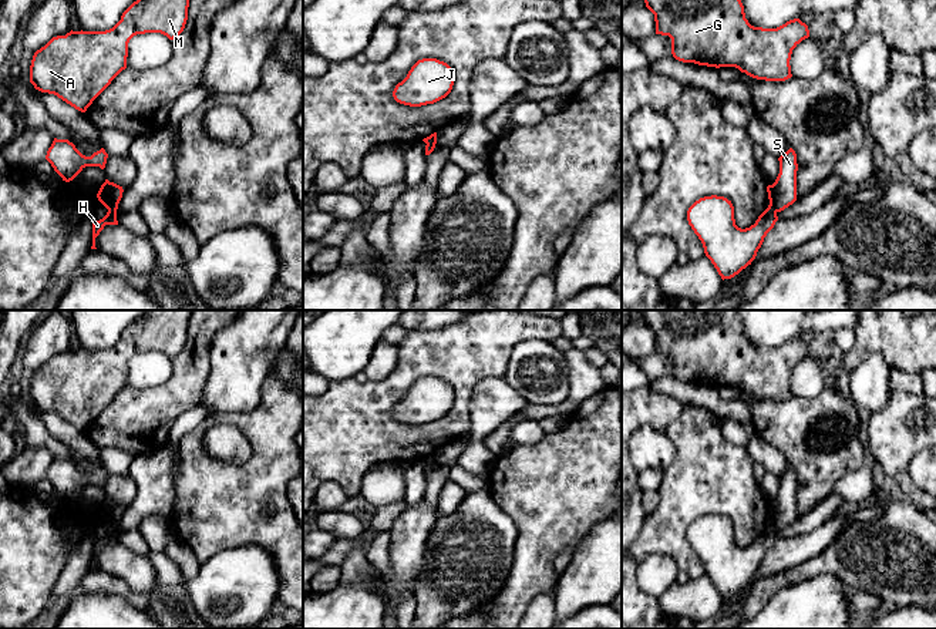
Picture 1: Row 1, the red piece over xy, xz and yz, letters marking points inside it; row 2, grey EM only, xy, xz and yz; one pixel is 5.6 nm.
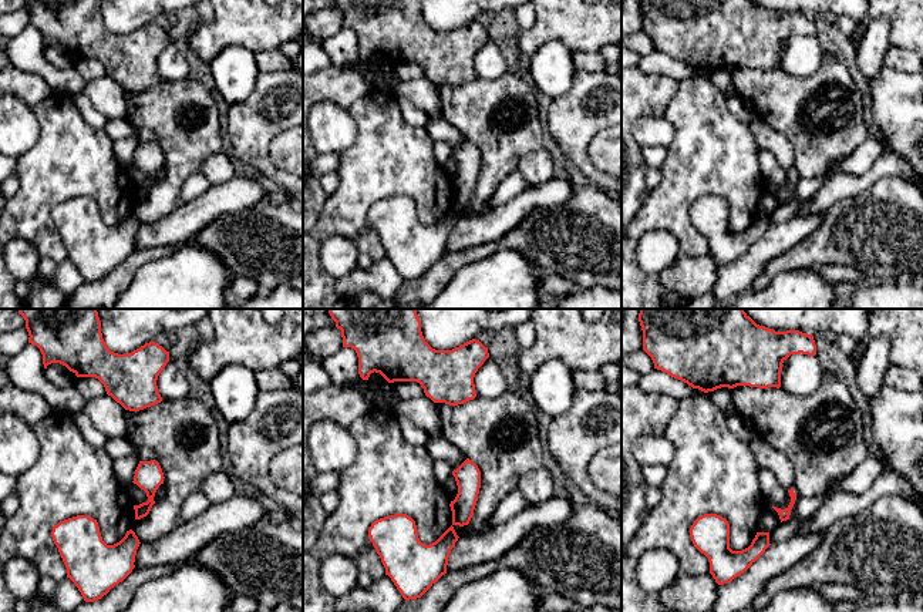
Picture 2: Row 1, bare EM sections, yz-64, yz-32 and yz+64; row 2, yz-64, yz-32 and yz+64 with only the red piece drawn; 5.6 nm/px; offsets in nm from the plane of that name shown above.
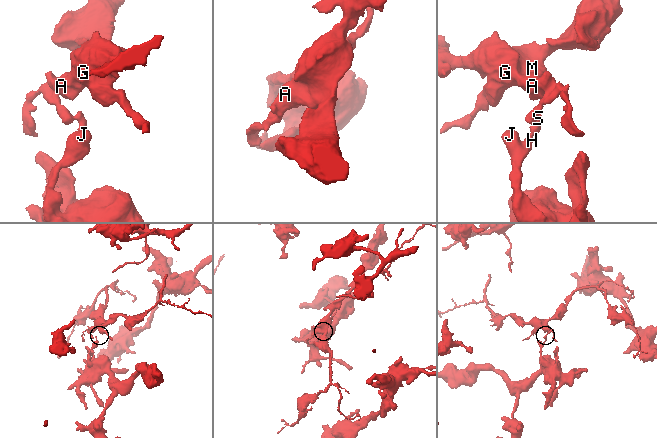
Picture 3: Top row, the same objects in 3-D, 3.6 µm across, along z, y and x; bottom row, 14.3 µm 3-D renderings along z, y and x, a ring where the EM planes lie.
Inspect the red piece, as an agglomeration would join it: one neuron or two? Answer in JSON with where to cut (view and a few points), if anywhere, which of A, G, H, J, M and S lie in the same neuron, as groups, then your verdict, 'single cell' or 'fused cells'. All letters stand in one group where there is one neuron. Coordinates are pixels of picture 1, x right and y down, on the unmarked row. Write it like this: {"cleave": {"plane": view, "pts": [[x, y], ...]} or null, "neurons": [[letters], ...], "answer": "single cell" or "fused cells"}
{"cleave": {"plane": "xy", "pts": [[108, 528], [115, 530]]}, "neurons": [["A", "G", "M", "S"], ["H", "J"]], "answer": "fused cells"}

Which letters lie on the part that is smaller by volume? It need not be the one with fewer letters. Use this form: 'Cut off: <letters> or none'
Cut off: A, G, M, S

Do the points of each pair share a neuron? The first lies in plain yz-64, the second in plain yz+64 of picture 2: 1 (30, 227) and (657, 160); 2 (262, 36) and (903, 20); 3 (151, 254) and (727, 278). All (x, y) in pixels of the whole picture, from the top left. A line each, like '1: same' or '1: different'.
1: different
2: same
3: different

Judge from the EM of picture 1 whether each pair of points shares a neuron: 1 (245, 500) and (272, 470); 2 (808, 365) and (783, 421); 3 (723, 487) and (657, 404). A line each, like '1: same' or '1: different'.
1: same
2: different
3: different

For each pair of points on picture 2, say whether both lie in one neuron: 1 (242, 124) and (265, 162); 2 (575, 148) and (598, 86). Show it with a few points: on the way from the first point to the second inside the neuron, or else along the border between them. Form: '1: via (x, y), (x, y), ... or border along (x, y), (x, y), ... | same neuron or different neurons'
1: via (249, 134), (255, 152) | same neuron
2: via (575, 133), (575, 120), (593, 101) | same neuron

